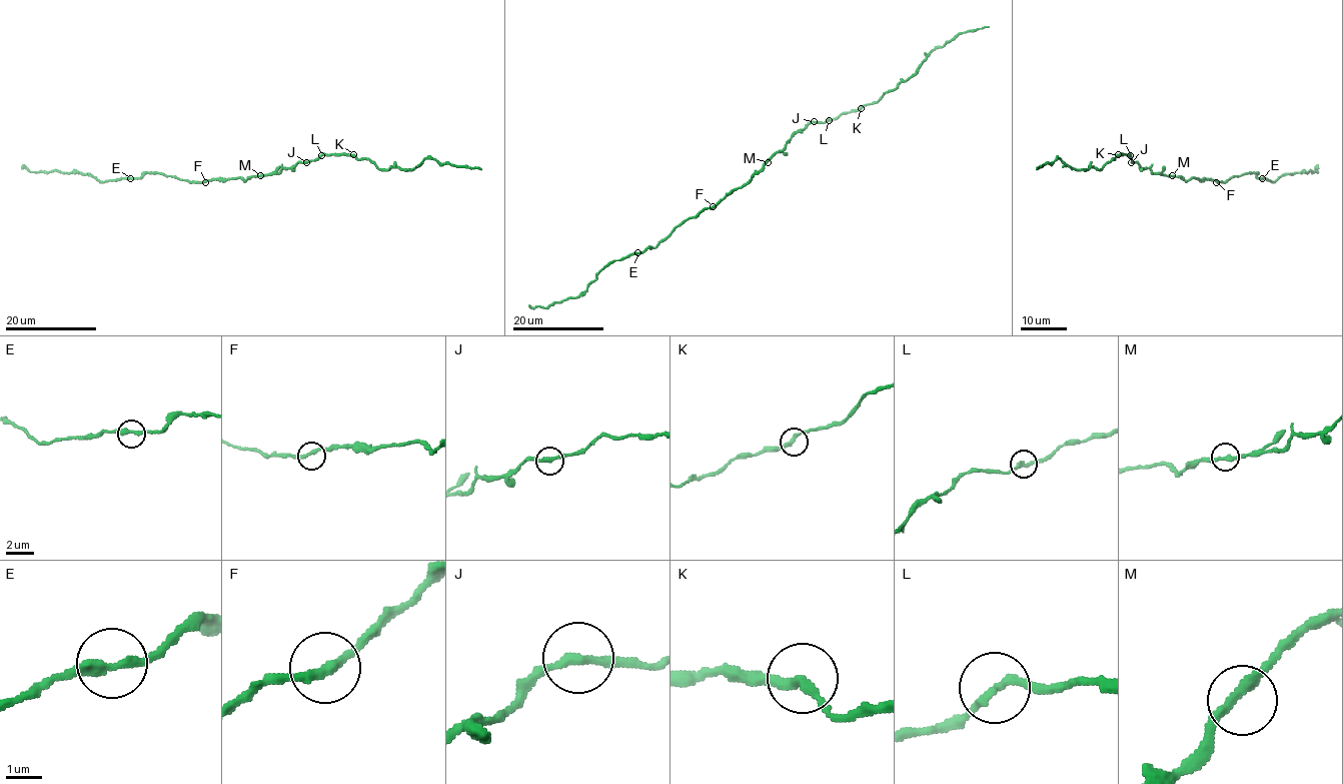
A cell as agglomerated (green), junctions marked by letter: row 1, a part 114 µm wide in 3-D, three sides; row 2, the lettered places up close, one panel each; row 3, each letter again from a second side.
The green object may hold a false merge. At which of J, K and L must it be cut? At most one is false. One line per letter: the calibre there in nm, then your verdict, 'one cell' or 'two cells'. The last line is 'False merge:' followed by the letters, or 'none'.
J: 260 nm | one cell
K: 260 nm | one cell
L: 240 nm | one cell
False merge: none

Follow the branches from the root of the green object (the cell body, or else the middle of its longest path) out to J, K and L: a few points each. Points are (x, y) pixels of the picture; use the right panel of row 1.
J: (1178, 176), (1153, 173), (1132, 162)
K: (1178, 176), (1153, 173), (1133, 162), (1129, 154), (1118, 154)
L: (1178, 176), (1142, 168), (1132, 161), (1129, 154)

